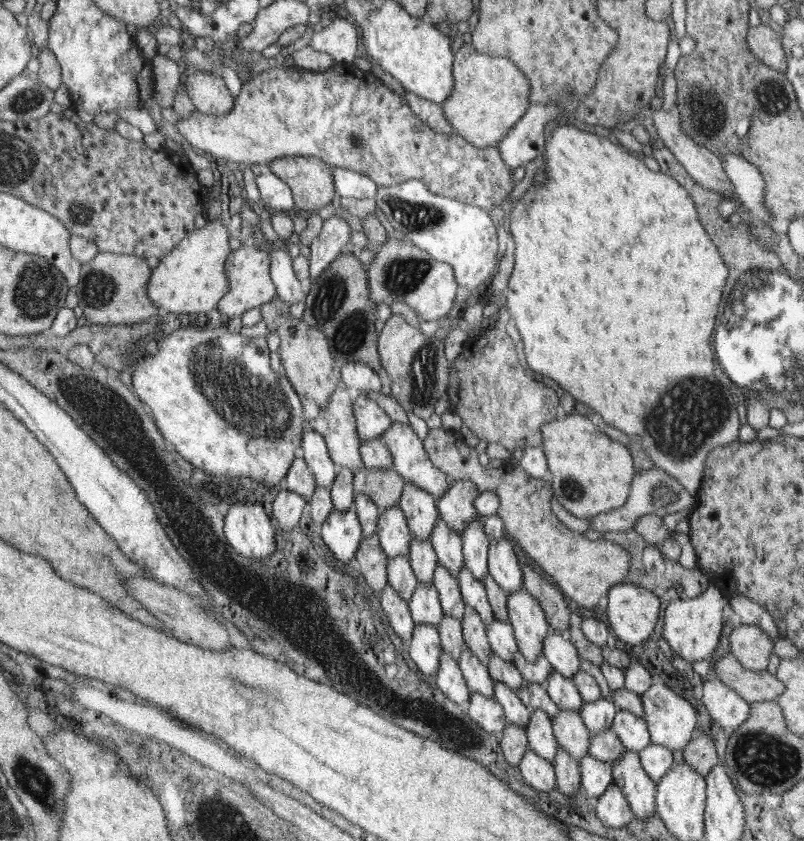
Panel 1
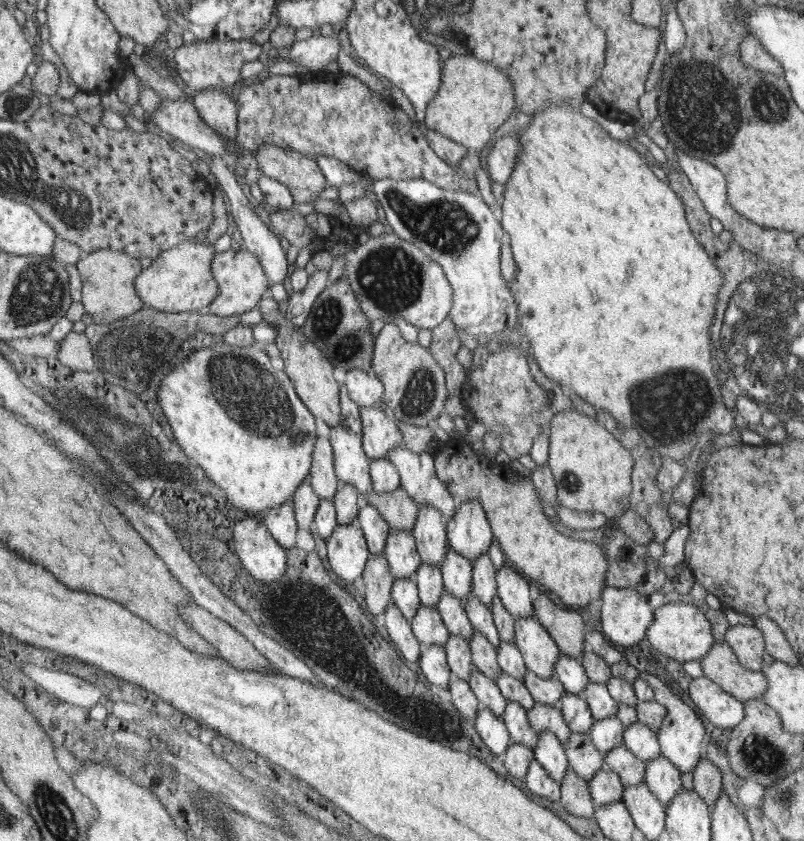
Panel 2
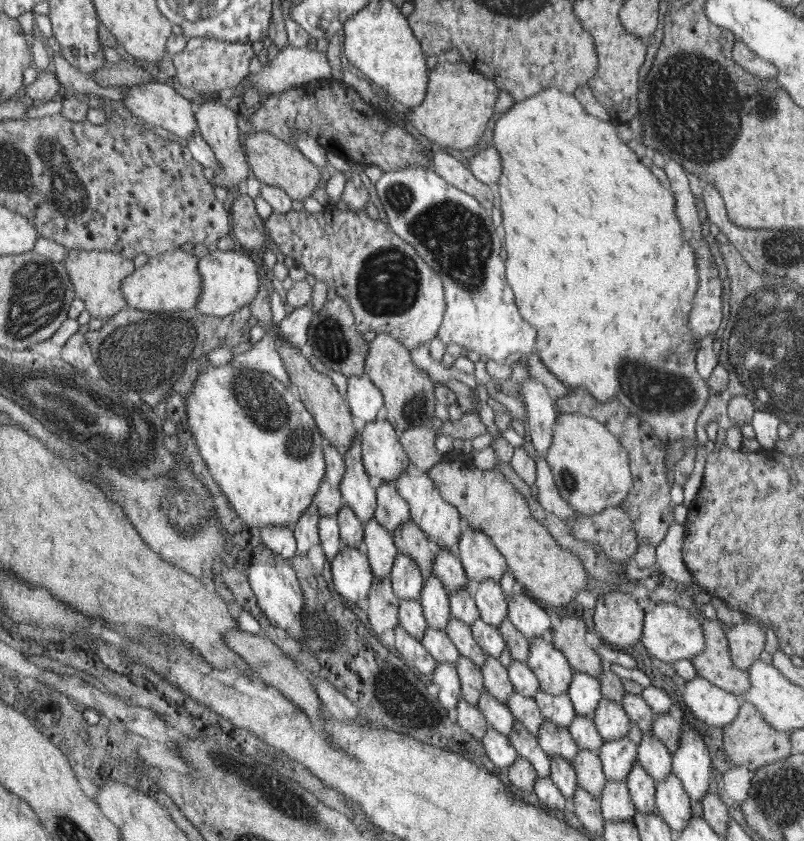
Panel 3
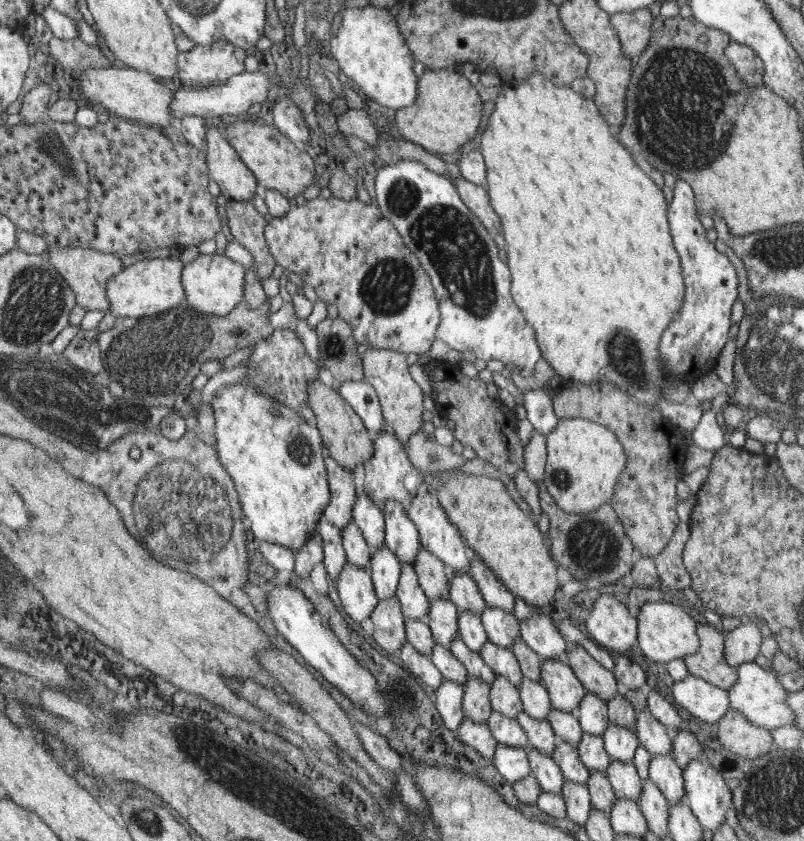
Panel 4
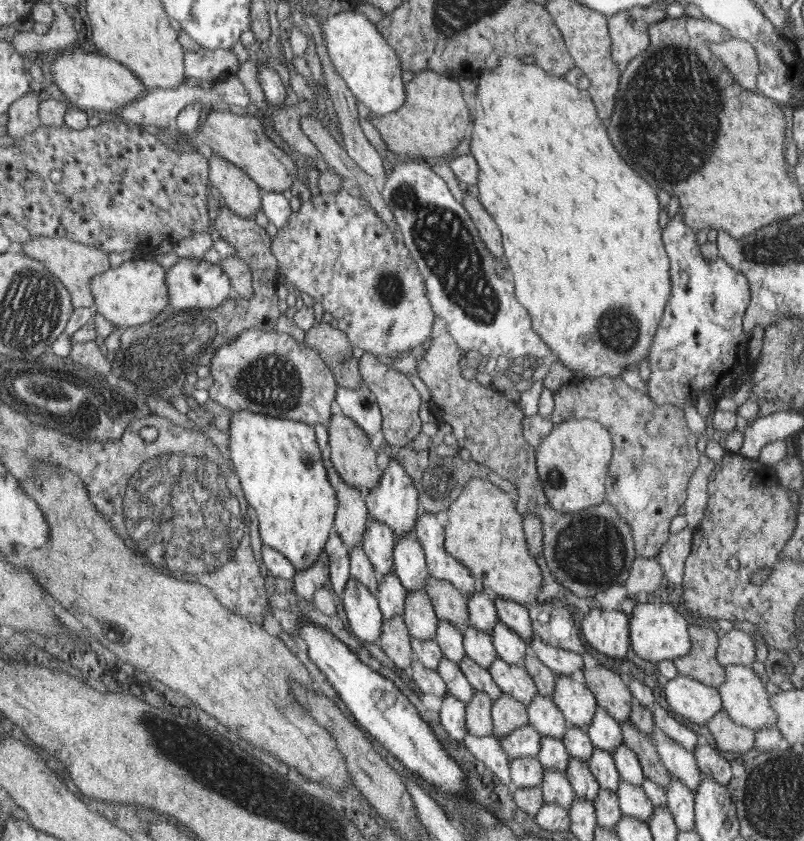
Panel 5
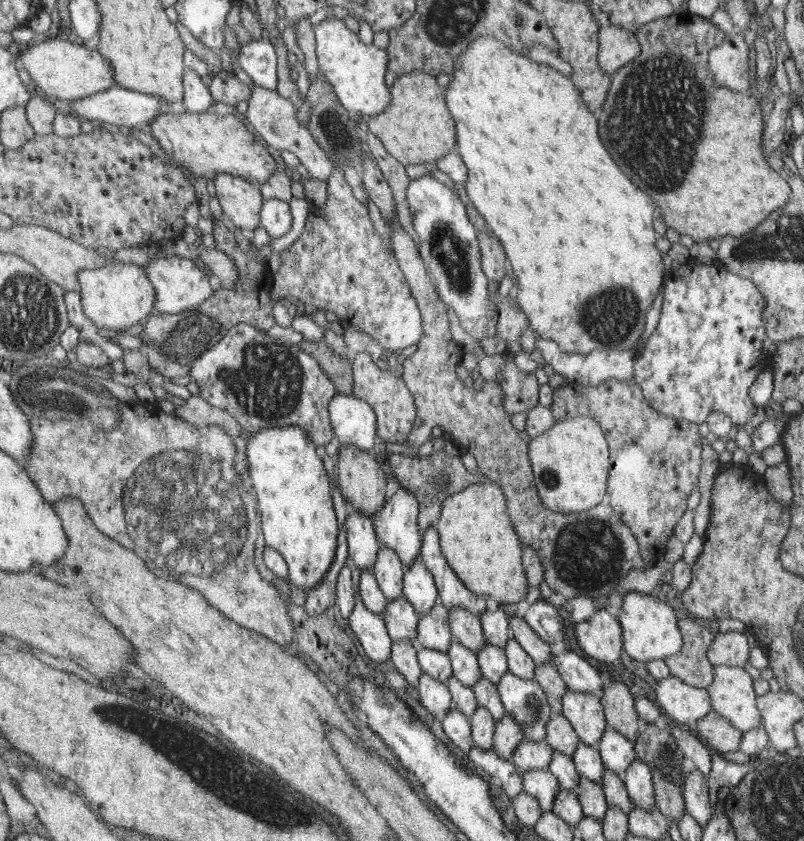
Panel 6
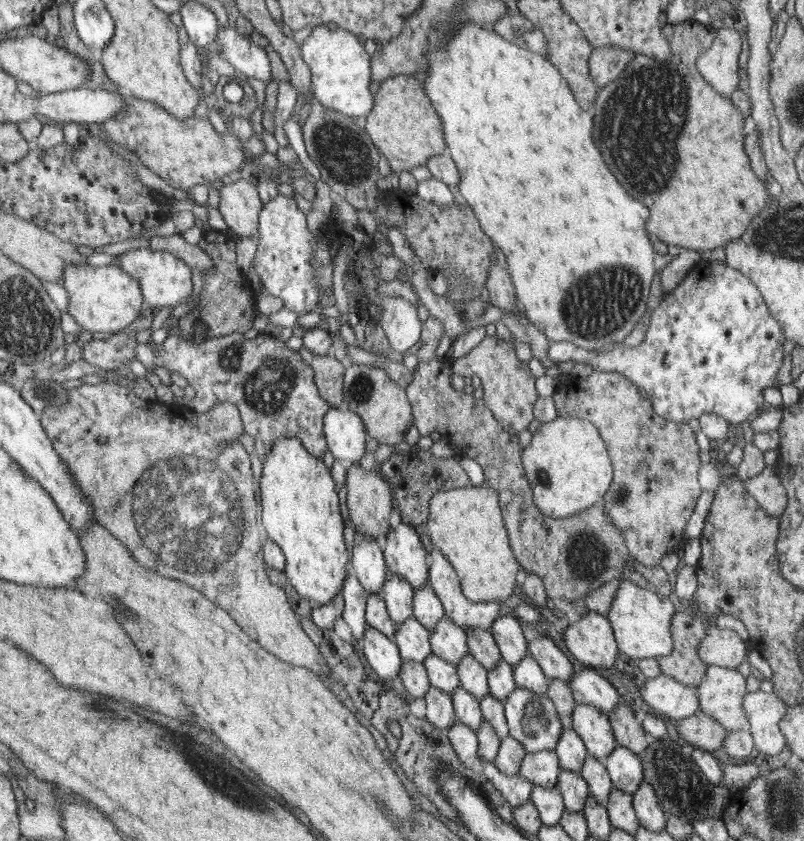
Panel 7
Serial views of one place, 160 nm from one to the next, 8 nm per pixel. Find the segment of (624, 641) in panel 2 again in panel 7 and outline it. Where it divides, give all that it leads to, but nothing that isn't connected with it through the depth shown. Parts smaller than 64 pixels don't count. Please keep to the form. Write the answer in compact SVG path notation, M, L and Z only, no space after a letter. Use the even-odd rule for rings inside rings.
M594 611L584 614L564 632L572 656L587 669L610 668L618 656L615 631L608 618Z

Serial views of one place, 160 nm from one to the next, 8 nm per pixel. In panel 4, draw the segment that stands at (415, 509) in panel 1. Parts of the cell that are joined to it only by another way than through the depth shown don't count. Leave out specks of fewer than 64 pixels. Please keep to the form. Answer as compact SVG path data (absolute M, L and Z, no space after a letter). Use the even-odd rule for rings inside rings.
M470 571L451 572L453 578L449 580L450 590L448 598L462 611L474 611L481 616L486 608L486 602L470 575Z

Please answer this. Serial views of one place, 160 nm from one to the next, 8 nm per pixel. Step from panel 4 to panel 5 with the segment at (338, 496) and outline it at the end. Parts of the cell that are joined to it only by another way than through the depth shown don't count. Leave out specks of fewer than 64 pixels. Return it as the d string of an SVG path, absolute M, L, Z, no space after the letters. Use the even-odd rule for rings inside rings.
M328 455L324 459L324 464L327 465L332 488L335 488L339 495L336 531L349 550L360 548L364 538L364 524L368 520L367 504L362 502L362 494L339 475L339 471Z

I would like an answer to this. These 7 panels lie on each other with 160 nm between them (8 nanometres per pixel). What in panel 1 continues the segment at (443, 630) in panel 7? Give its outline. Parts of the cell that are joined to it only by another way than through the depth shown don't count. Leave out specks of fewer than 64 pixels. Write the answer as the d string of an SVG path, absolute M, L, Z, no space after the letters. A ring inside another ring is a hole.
M399 506L380 510L377 534L388 560L396 556L409 556L413 536Z

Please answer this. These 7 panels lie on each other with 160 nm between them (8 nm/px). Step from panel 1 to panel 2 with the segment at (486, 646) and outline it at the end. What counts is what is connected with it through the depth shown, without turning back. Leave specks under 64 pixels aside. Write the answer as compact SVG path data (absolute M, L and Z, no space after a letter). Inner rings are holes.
M474 630L469 647L471 648L473 666L495 682L498 676L502 674L495 646L490 644L490 641L481 632Z

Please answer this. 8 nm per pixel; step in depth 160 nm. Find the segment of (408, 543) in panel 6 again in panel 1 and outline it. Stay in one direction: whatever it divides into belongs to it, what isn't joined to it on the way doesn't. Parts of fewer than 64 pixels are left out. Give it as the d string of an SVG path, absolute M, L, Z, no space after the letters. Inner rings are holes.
M354 394L353 413L356 430L362 441L382 436L393 421L378 403L364 394Z

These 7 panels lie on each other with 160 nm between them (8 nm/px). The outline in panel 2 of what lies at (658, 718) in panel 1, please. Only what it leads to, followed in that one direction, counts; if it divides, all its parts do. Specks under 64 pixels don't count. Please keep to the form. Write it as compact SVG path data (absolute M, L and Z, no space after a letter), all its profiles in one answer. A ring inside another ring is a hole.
M646 675L645 681L648 686L653 688L655 701L666 708L666 716L661 720L656 734L661 754L675 764L680 772L694 772L699 764L700 756L702 756L702 748L700 748L702 738L706 736L706 732L702 728L702 720L694 714L694 710L690 706L686 706L678 696L674 696L672 690L668 686L664 686L664 682L656 676Z

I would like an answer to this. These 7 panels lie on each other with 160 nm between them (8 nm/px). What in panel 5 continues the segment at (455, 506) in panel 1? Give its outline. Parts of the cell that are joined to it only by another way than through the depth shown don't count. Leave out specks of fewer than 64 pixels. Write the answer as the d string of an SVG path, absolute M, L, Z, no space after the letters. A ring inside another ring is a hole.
M493 598L493 600L499 620L511 628L519 637L522 637L528 645L531 636L534 635L529 617L529 607L518 604L518 602L502 600L502 598Z

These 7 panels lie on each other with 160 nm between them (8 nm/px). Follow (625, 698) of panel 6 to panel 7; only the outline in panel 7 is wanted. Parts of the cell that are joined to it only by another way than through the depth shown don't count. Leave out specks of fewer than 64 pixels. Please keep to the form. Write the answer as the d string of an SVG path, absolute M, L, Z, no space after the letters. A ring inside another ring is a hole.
M620 702L609 715L611 723L615 727L616 740L634 754L642 756L648 742L646 742L646 734L642 730L642 726L632 716L632 710L628 706L624 706L624 702Z

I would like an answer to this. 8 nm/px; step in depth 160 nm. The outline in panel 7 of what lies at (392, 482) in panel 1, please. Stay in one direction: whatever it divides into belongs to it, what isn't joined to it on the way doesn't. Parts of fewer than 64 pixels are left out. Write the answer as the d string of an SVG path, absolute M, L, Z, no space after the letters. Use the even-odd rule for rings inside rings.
M481 628L465 630L469 653L487 671L494 670L502 655L491 631Z

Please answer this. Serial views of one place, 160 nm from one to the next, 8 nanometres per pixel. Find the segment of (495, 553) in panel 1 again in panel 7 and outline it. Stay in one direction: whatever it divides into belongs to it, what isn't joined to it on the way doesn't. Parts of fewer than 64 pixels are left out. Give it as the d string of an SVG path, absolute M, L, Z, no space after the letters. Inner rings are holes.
M585 667L584 670L574 672L568 683L577 703L595 706L609 714L620 703L621 697L616 689L594 669Z

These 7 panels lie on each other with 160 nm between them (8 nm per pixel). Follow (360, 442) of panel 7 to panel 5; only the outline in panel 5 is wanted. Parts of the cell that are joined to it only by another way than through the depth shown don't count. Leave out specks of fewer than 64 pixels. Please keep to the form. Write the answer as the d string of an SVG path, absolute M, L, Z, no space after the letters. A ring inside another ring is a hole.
M366 384L360 385L357 389L338 387L335 403L336 409L355 420L368 436L380 430L383 418L380 418L378 401L375 393Z

